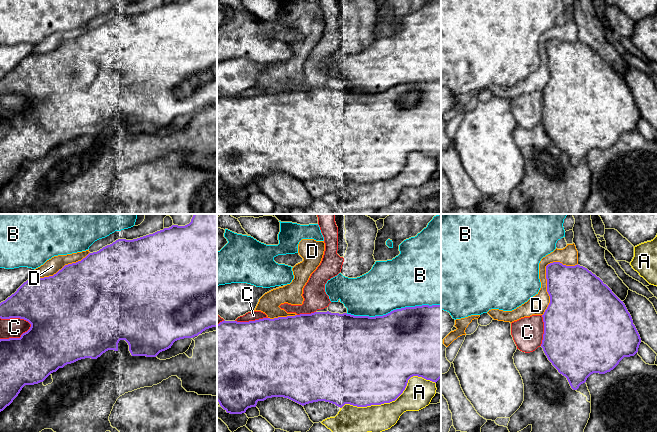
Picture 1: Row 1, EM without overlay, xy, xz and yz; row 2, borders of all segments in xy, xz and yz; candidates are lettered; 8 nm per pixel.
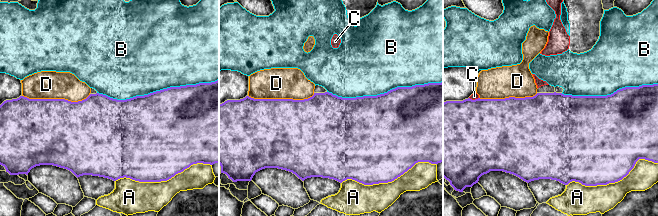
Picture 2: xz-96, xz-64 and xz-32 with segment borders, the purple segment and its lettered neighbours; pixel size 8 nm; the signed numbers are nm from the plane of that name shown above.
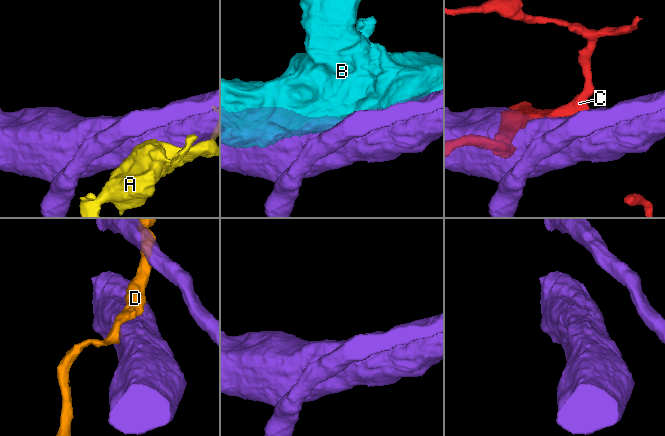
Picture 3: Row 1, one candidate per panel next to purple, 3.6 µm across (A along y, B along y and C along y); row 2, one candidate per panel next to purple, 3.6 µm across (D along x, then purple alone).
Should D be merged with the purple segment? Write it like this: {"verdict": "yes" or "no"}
{"verdict": "no"}

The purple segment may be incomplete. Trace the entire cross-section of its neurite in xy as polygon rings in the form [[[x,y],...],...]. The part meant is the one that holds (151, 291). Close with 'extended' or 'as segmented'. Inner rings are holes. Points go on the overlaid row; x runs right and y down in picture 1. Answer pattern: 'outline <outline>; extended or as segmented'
outline [[[194,214],[191,222],[185,226],[172,225],[169,228],[164,228],[163,230],[157,231],[153,234],[149,234],[133,240],[118,239],[97,252],[89,253],[81,261],[65,265],[53,276],[44,278],[31,277],[26,282],[24,282],[14,294],[0,303],[0,318],[20,318],[28,321],[31,324],[30,329],[27,332],[23,333],[20,338],[0,339],[0,412],[13,402],[13,400],[18,396],[25,385],[34,385],[43,382],[51,373],[56,372],[59,368],[63,368],[67,364],[71,364],[85,358],[97,359],[108,350],[118,351],[118,343],[120,340],[125,340],[128,343],[129,351],[132,356],[156,357],[160,352],[171,348],[173,343],[177,340],[184,338],[193,338],[201,334],[206,329],[217,327],[217,214]]]; as segmented

